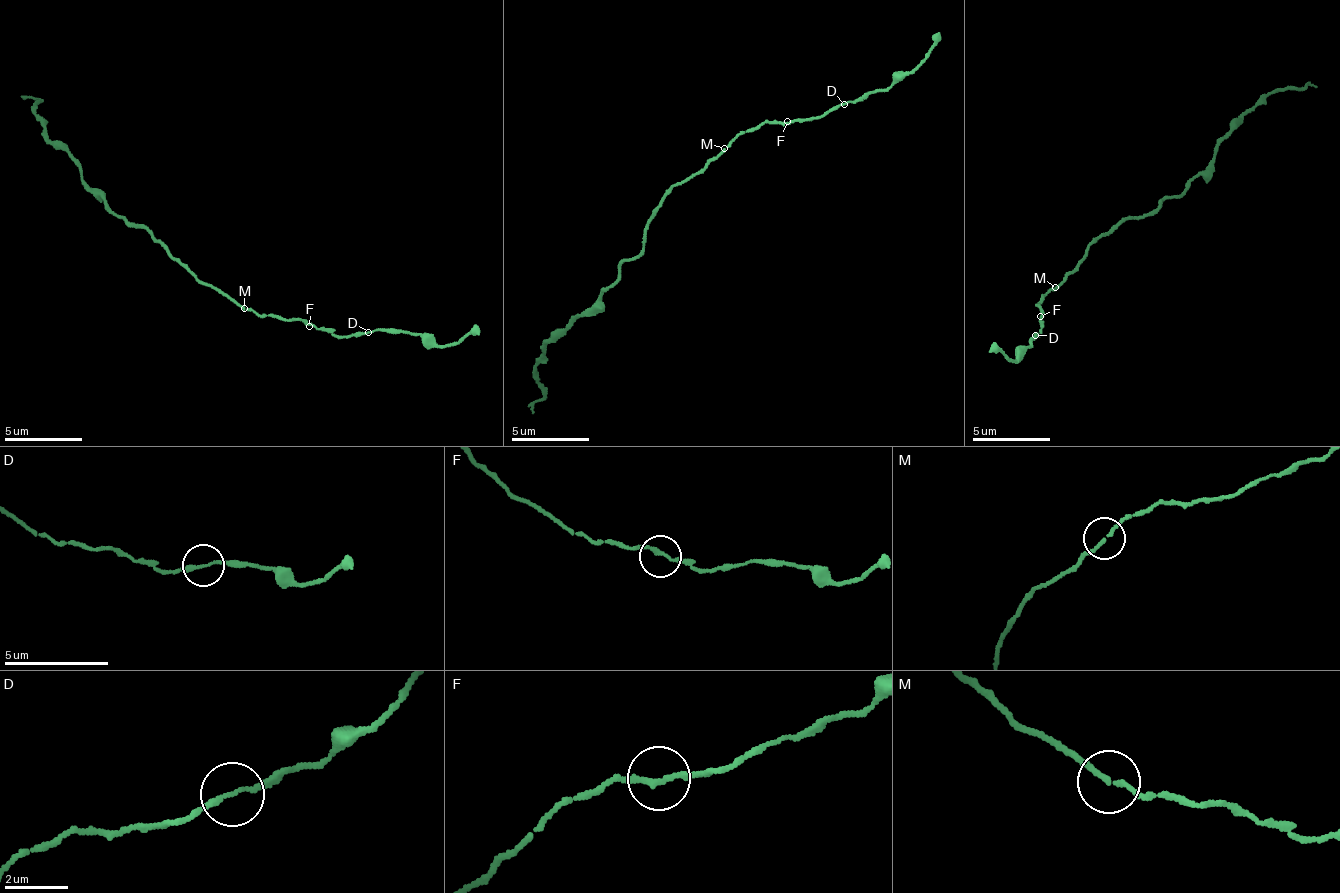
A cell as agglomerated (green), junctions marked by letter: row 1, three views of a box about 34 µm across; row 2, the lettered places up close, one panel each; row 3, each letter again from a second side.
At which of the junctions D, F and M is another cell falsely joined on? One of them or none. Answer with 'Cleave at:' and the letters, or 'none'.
Cleave at: none

